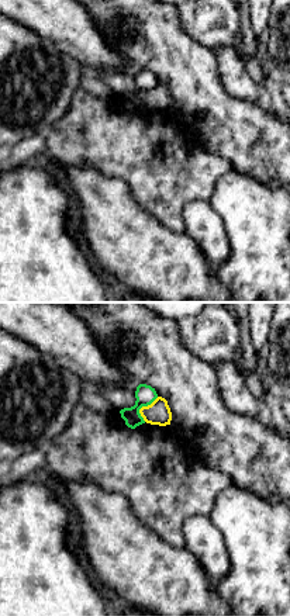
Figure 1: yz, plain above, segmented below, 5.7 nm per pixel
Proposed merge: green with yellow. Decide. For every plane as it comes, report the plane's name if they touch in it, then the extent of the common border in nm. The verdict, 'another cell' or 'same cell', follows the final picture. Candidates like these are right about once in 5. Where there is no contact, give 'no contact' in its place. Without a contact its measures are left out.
meets green in yz; contact 170 nm long

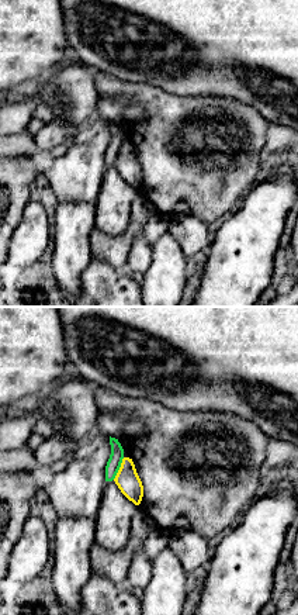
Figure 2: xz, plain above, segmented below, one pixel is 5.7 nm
meets green in xz; contact 140 nm long

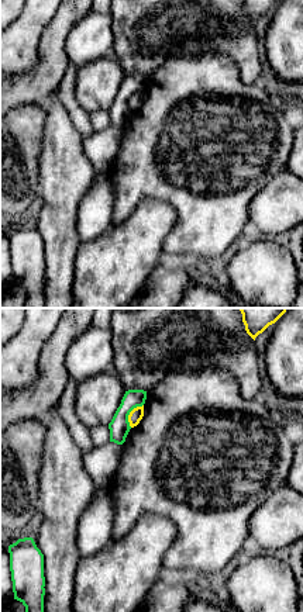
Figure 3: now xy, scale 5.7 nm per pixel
meets green in xy; contact 150 nm long

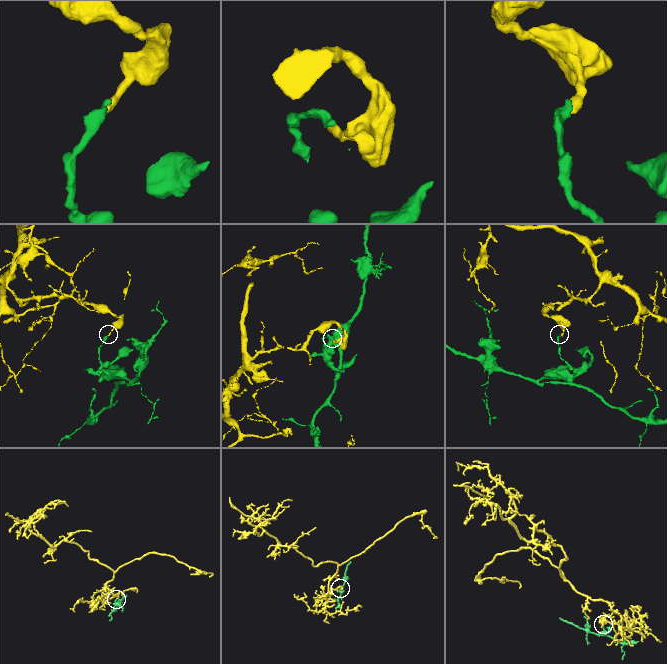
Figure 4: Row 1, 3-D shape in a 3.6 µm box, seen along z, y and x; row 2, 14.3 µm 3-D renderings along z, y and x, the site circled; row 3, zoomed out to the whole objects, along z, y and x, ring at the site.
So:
another cell

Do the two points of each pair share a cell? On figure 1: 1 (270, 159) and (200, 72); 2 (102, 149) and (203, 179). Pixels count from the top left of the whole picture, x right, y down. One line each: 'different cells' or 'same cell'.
1: same cell
2: same cell

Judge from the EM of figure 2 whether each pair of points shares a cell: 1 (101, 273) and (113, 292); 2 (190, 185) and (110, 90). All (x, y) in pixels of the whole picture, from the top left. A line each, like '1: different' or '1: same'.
1: same
2: same

